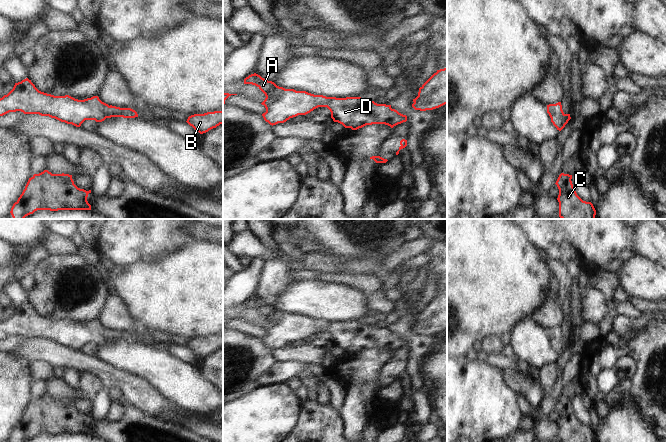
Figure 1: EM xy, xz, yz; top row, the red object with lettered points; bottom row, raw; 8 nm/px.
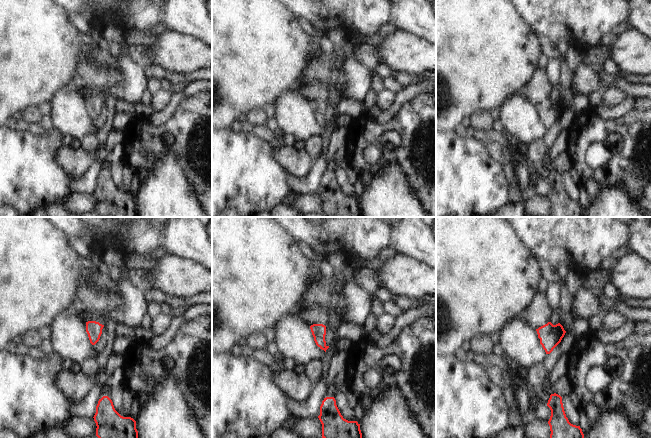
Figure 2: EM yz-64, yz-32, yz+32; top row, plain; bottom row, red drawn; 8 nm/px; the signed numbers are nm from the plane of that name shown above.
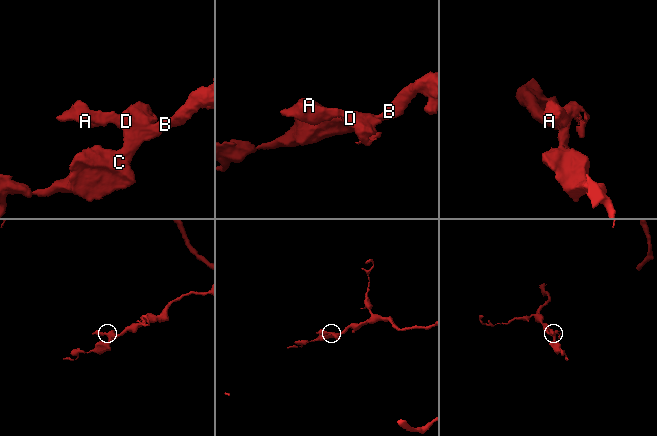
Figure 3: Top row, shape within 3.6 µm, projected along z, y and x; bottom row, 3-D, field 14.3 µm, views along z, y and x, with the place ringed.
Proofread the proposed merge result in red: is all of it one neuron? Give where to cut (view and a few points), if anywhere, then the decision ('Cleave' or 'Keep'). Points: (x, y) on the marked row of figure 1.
No split. Keep

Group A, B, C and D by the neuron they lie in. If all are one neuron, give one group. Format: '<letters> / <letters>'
A B C D

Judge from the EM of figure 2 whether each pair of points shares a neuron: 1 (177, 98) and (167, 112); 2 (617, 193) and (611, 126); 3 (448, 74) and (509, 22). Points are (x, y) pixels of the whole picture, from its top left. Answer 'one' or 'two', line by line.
1: one
2: two
3: one

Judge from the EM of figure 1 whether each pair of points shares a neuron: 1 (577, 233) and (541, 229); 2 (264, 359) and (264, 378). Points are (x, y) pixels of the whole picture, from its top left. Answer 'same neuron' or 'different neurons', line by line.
1: same neuron
2: different neurons

